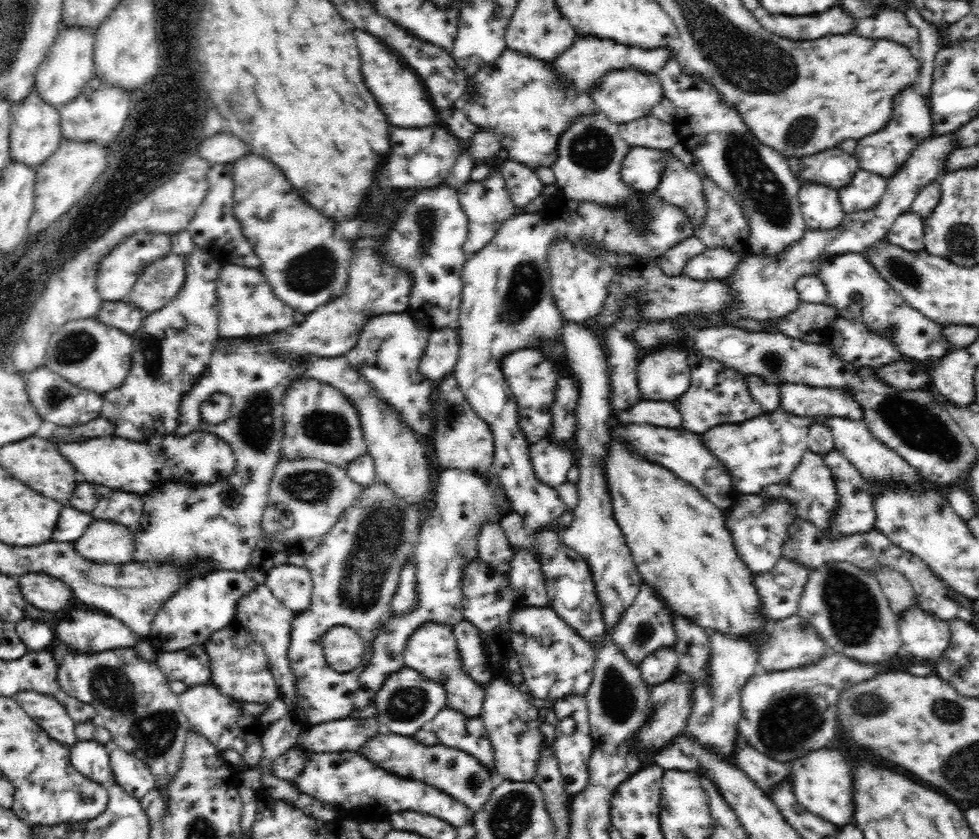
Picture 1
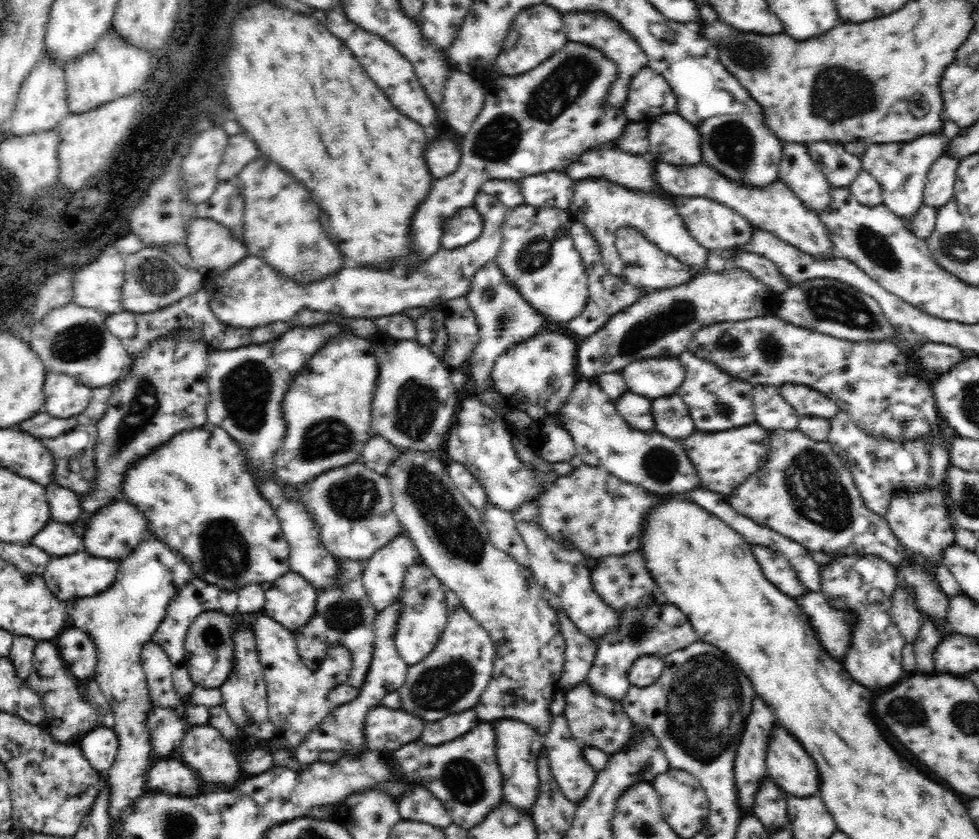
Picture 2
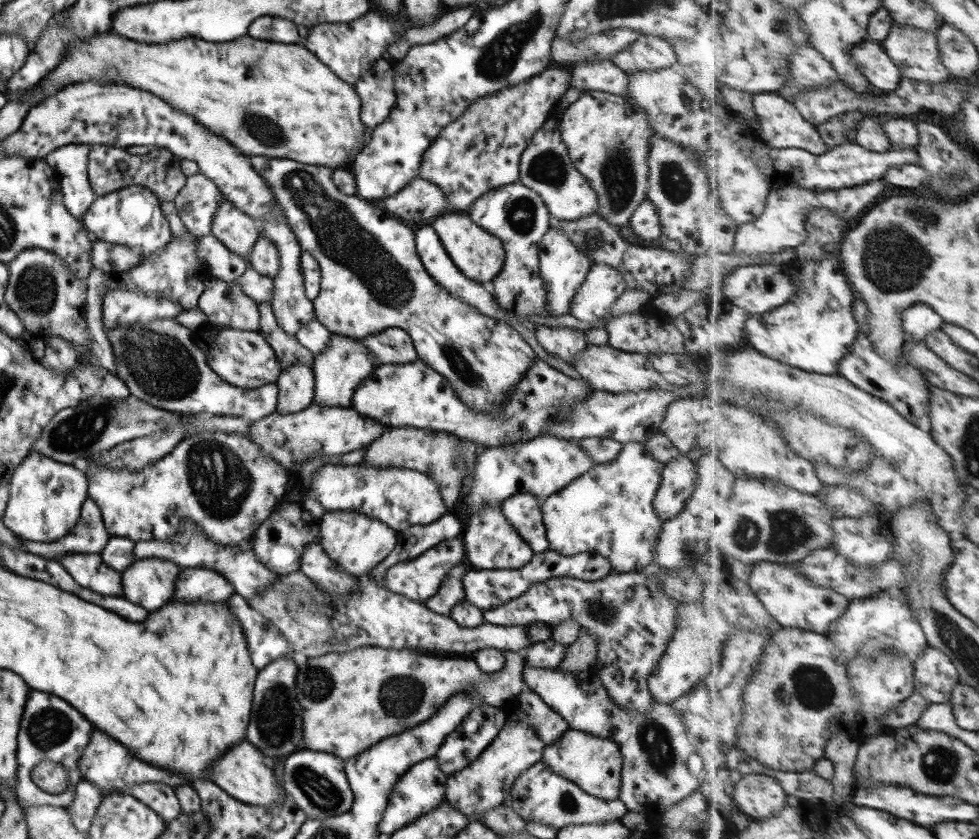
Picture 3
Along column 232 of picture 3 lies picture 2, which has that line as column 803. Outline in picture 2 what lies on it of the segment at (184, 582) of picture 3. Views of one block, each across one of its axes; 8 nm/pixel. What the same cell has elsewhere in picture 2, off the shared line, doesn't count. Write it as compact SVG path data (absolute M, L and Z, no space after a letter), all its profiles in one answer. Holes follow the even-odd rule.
M752 545L752 551L766 580L774 583L778 590L793 599L807 593L807 588L798 580L795 570L790 566L784 554L774 553L769 547L761 545Z

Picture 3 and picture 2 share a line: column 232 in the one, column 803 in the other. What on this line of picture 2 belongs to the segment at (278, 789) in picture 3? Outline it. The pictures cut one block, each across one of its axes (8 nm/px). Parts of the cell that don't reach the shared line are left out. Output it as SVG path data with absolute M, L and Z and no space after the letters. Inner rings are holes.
M780 725L770 730L766 750L767 775L796 798L818 794L818 768L802 744Z

